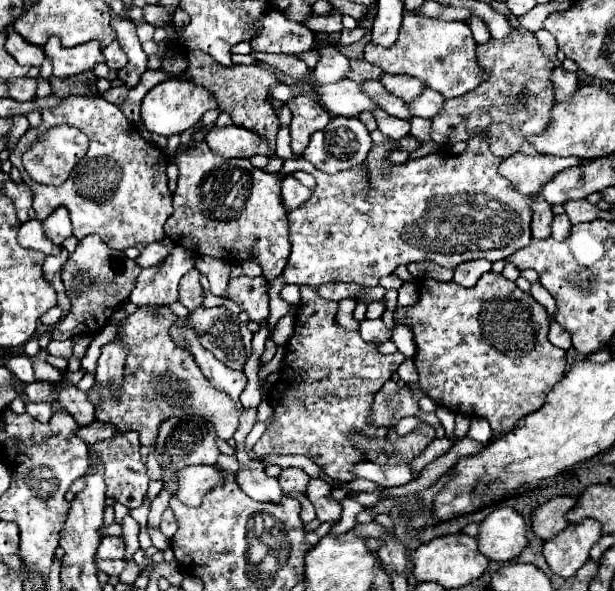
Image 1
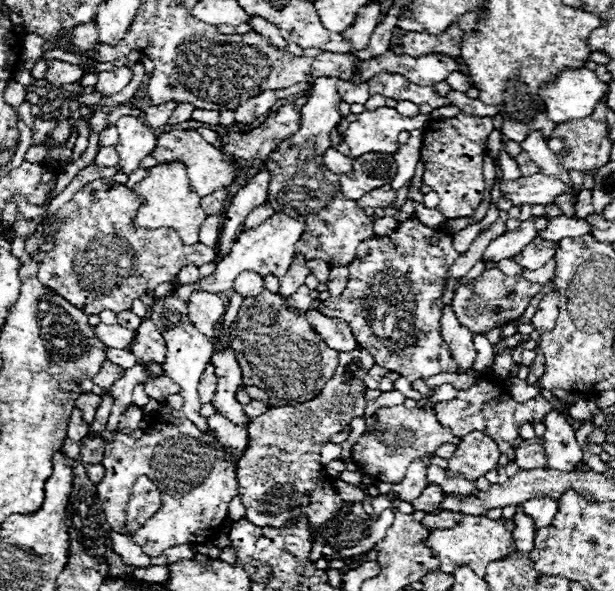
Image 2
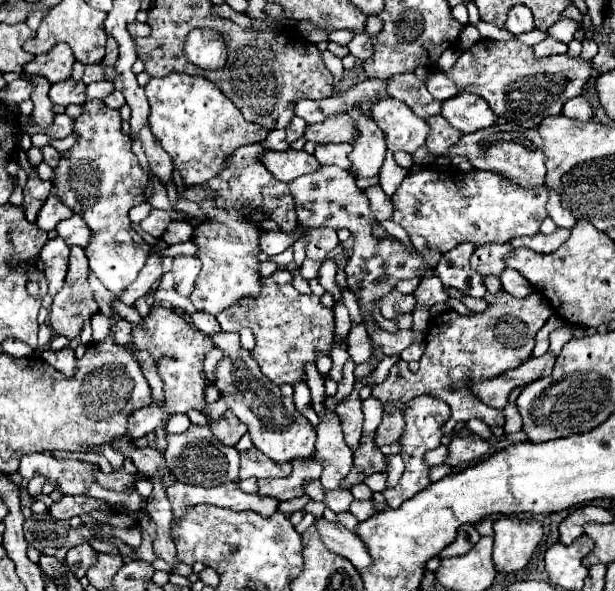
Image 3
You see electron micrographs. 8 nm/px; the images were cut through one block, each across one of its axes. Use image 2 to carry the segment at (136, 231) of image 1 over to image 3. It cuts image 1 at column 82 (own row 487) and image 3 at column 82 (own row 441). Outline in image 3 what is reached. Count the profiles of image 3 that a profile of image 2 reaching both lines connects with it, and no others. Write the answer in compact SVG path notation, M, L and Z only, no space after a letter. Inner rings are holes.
M102 100L86 102L84 112L74 120L74 132L80 140L70 150L62 152L60 166L54 170L56 196L72 206L74 212L80 212L94 232L92 244L86 248L90 268L116 298L138 278L150 248L150 244L130 228L128 218L128 210L144 202L148 174L140 168L130 148L132 142L122 134L120 124L118 110L108 108Z

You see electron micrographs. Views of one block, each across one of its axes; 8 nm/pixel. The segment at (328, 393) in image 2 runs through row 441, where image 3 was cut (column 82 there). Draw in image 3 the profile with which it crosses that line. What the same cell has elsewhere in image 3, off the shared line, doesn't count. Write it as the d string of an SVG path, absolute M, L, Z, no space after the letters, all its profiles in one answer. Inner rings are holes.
M70 246L70 264L62 290L54 296L50 308L50 326L68 340L78 338L84 322L98 312L98 304L88 286L88 258L84 248Z

